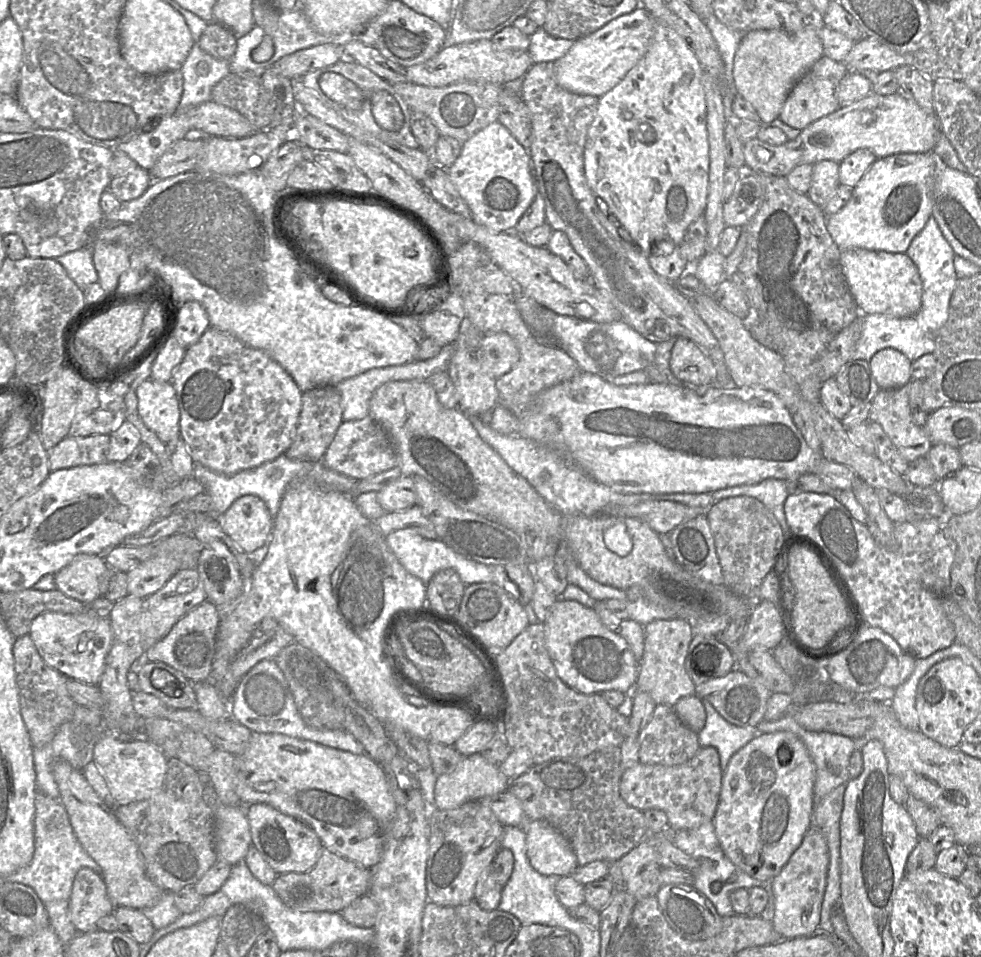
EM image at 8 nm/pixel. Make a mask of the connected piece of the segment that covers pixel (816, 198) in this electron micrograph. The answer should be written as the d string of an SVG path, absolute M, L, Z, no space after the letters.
M823 160L813 165L813 172L807 196L818 206L824 206L839 187L839 163Z

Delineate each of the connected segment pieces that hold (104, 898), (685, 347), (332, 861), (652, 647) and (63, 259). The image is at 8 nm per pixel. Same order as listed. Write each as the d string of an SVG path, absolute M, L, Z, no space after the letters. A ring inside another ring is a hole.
M90 868L78 870L68 901L70 918L78 933L89 933L96 930L98 920L103 916L112 914L115 908L107 895L102 874Z
M678 337L670 355L673 375L687 386L716 385L717 371L711 358L693 341Z
M323 849L312 869L304 873L278 874L271 885L279 899L293 910L340 913L354 900L368 893L370 869Z
M683 618L657 619L644 626L644 654L636 691L648 693L655 705L673 705L682 697L695 695L695 684L685 670L685 658L694 637L692 623Z
M91 247L69 252L55 260L64 267L69 278L80 289L84 290L88 285L98 282Z

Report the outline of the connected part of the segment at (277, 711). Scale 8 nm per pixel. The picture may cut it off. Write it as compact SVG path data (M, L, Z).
M274 659L259 661L241 678L232 694L229 713L233 719L251 731L281 733L354 754L366 754L364 746L345 729L318 729L305 723L289 684Z

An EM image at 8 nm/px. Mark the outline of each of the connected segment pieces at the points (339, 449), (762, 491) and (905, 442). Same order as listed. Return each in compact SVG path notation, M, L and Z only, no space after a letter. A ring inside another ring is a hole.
M371 416L361 420L343 421L321 461L326 468L362 480L397 467L393 444L383 427Z
M774 478L765 479L751 485L739 485L719 489L711 493L714 501L726 498L748 496L758 499L775 516L780 524L784 535L791 530L787 524L784 513L784 504L789 496L786 481Z
M911 379L898 388L880 389L871 401L869 412L869 420L878 423L883 428L902 457L910 463L924 457L933 446L924 425L913 421L914 411L920 410L921 387L920 380Z

